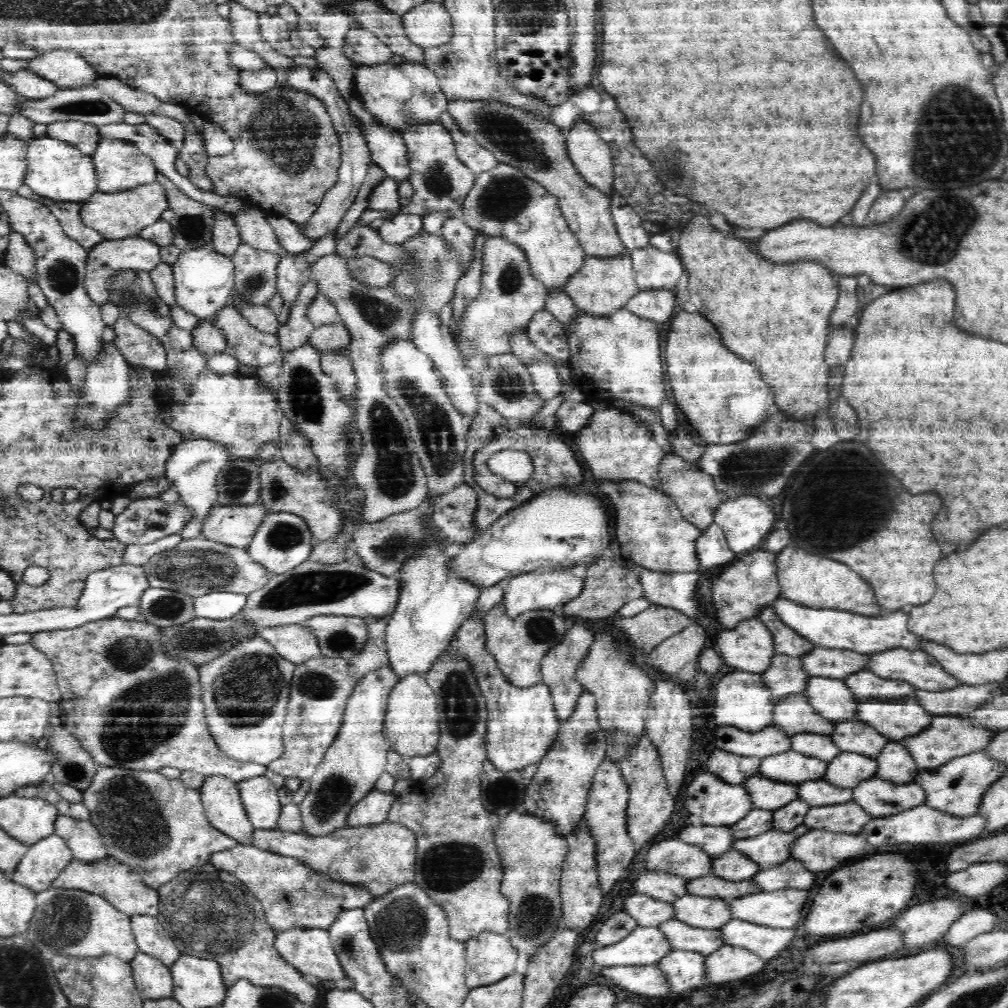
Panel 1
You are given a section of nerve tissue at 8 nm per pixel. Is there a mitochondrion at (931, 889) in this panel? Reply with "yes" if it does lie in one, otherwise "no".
no

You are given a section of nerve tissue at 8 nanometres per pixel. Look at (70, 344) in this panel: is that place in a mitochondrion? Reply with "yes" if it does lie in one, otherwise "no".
no

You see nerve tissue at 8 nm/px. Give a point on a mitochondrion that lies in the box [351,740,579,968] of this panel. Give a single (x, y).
(449, 865)

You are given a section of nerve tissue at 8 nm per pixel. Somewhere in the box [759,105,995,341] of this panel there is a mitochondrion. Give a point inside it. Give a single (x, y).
(933, 234)

